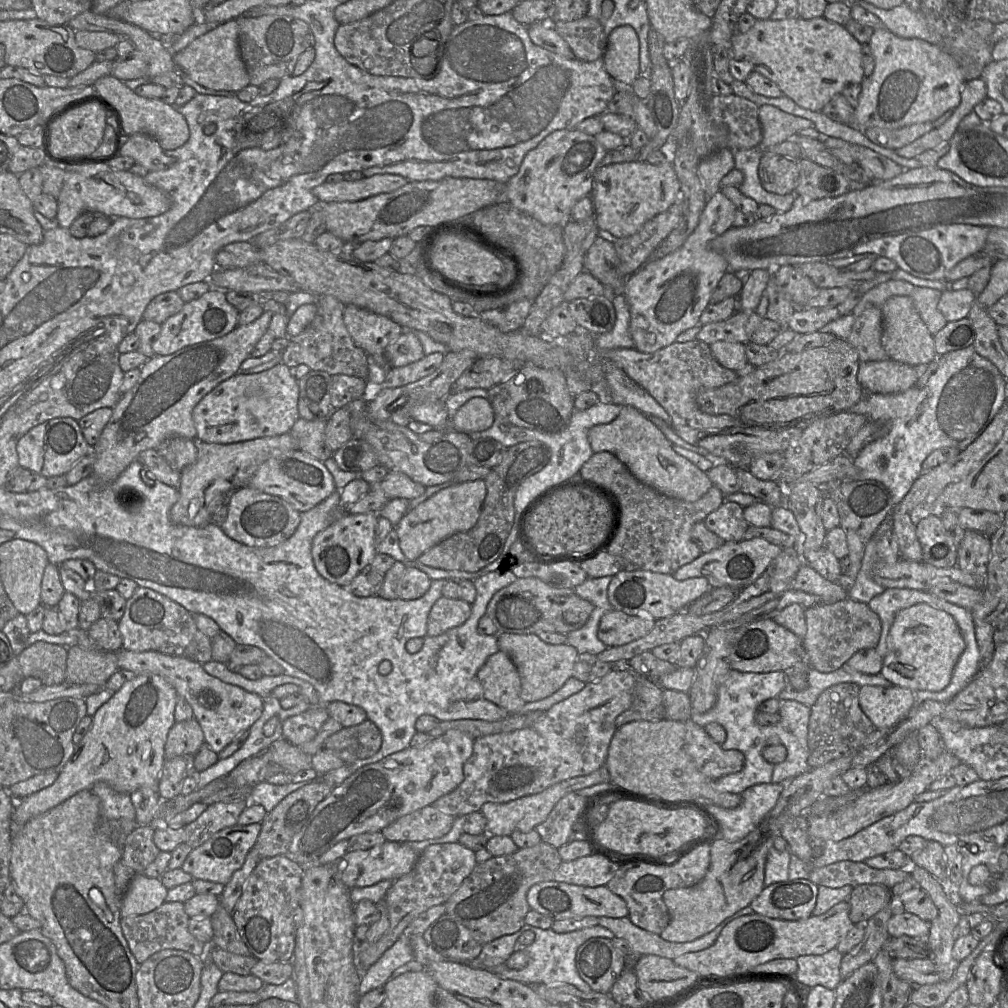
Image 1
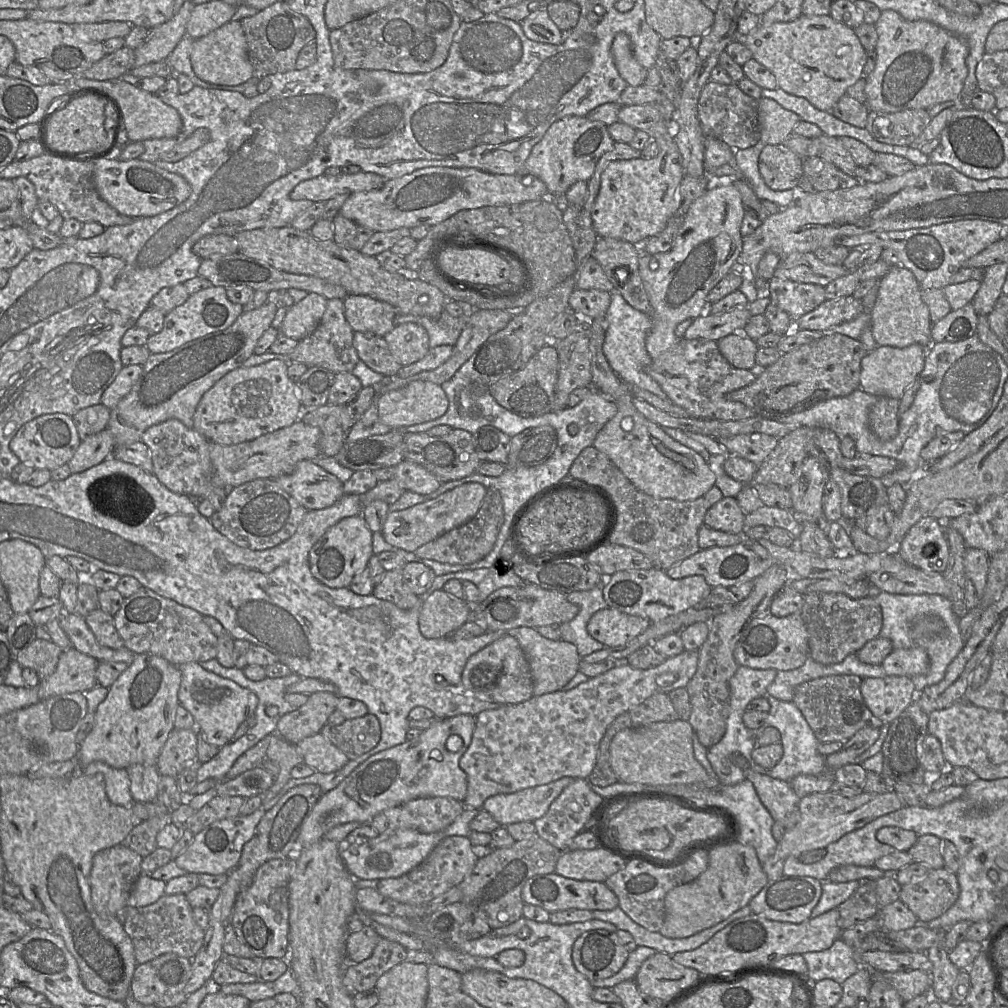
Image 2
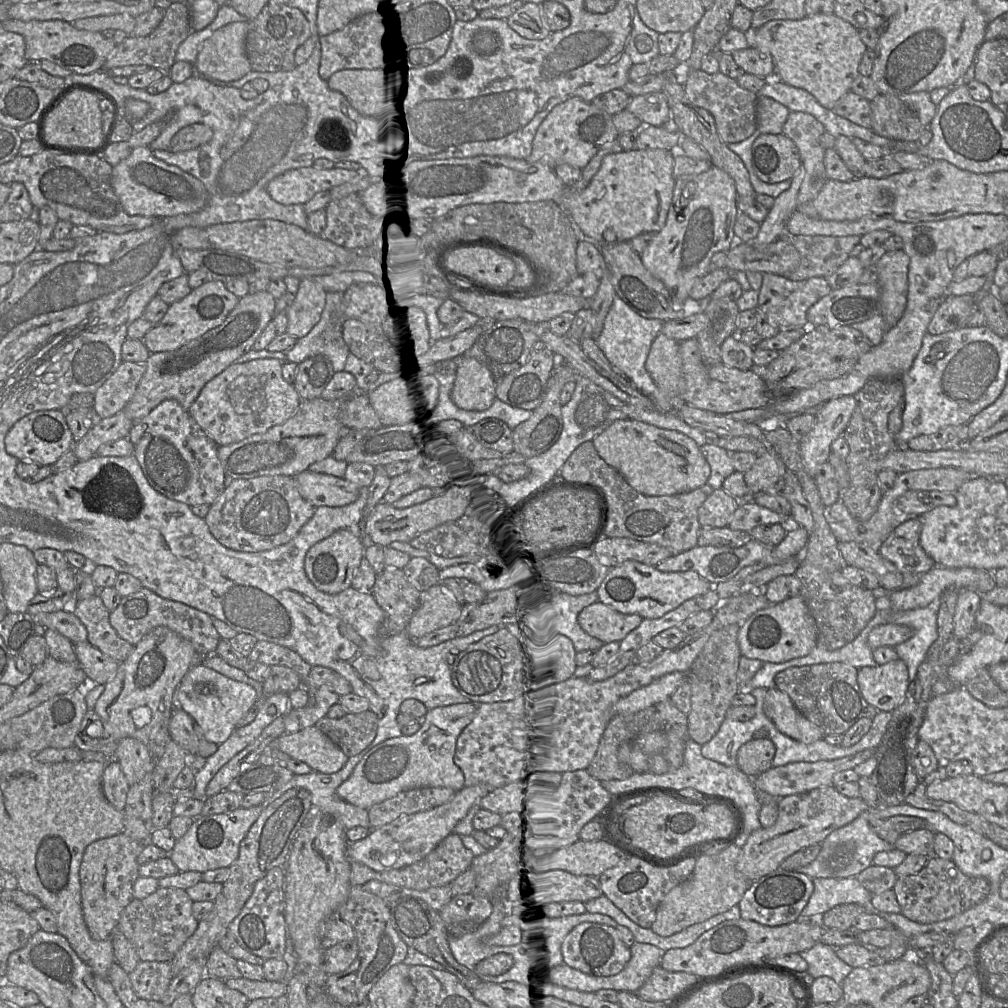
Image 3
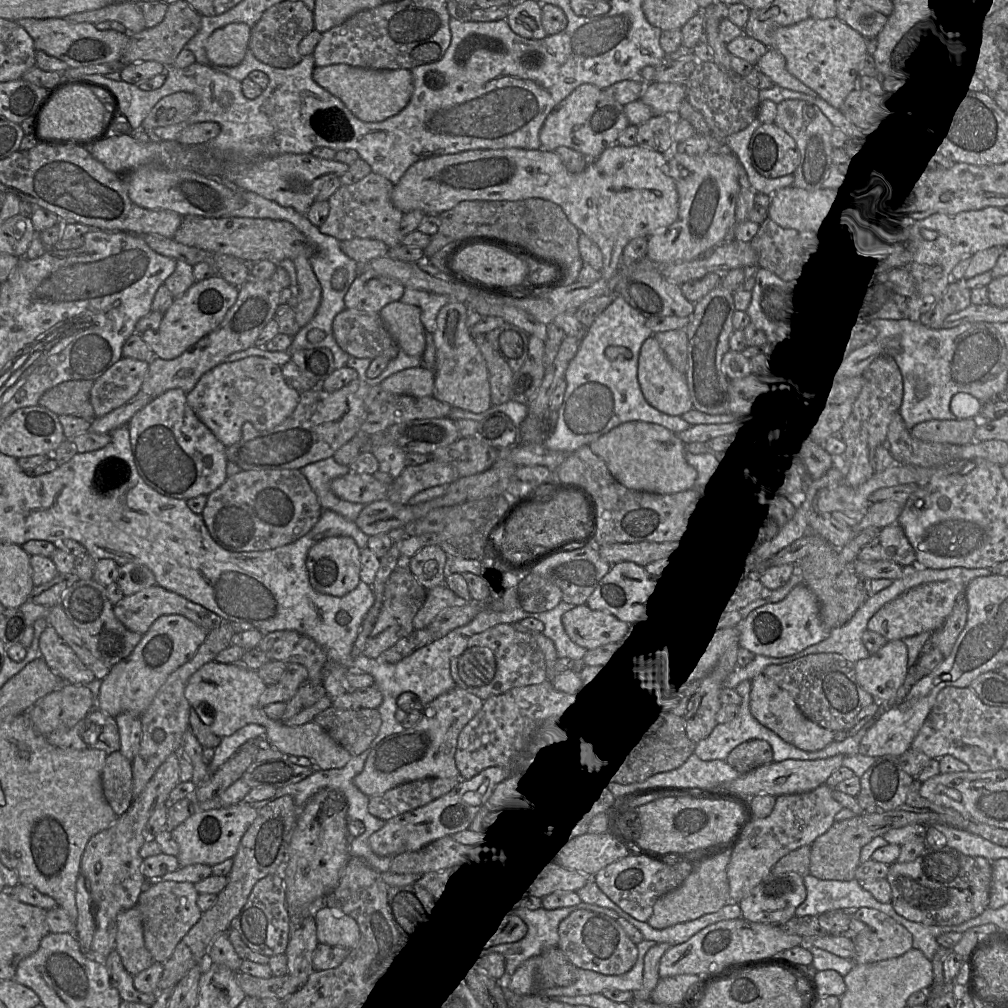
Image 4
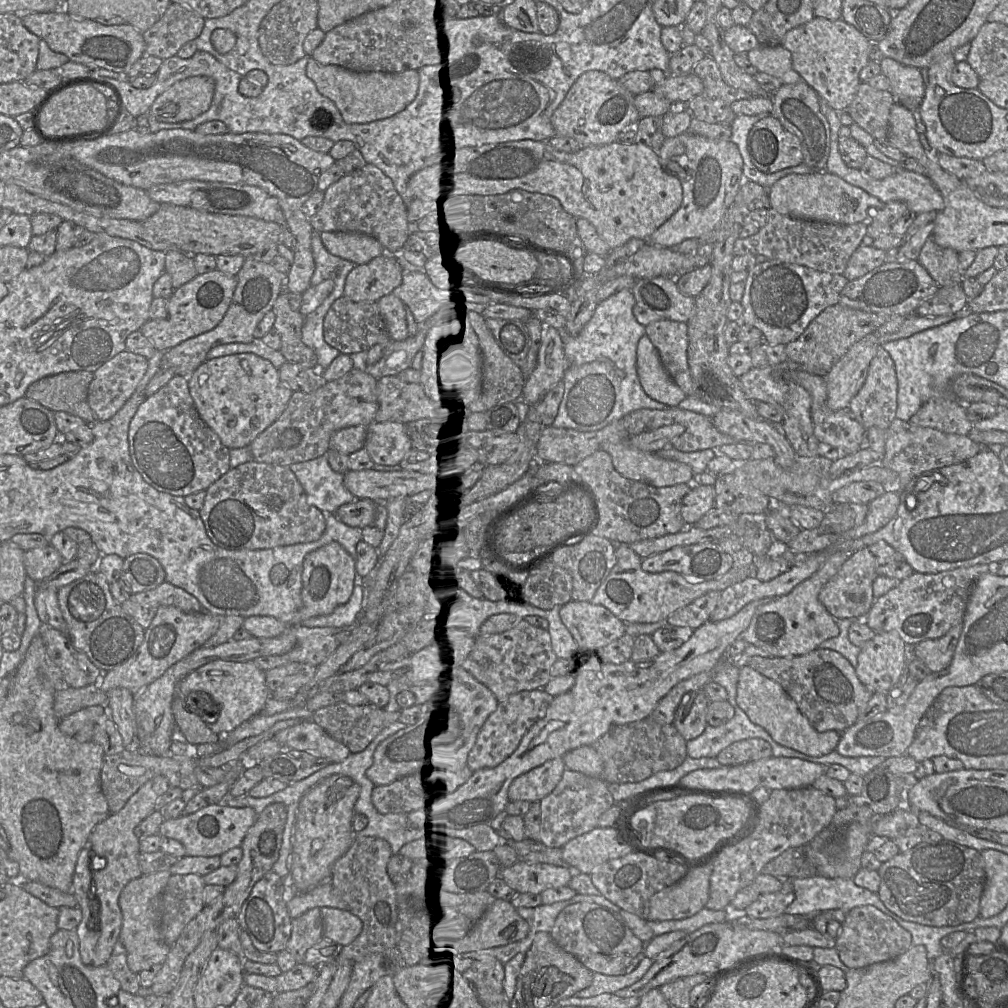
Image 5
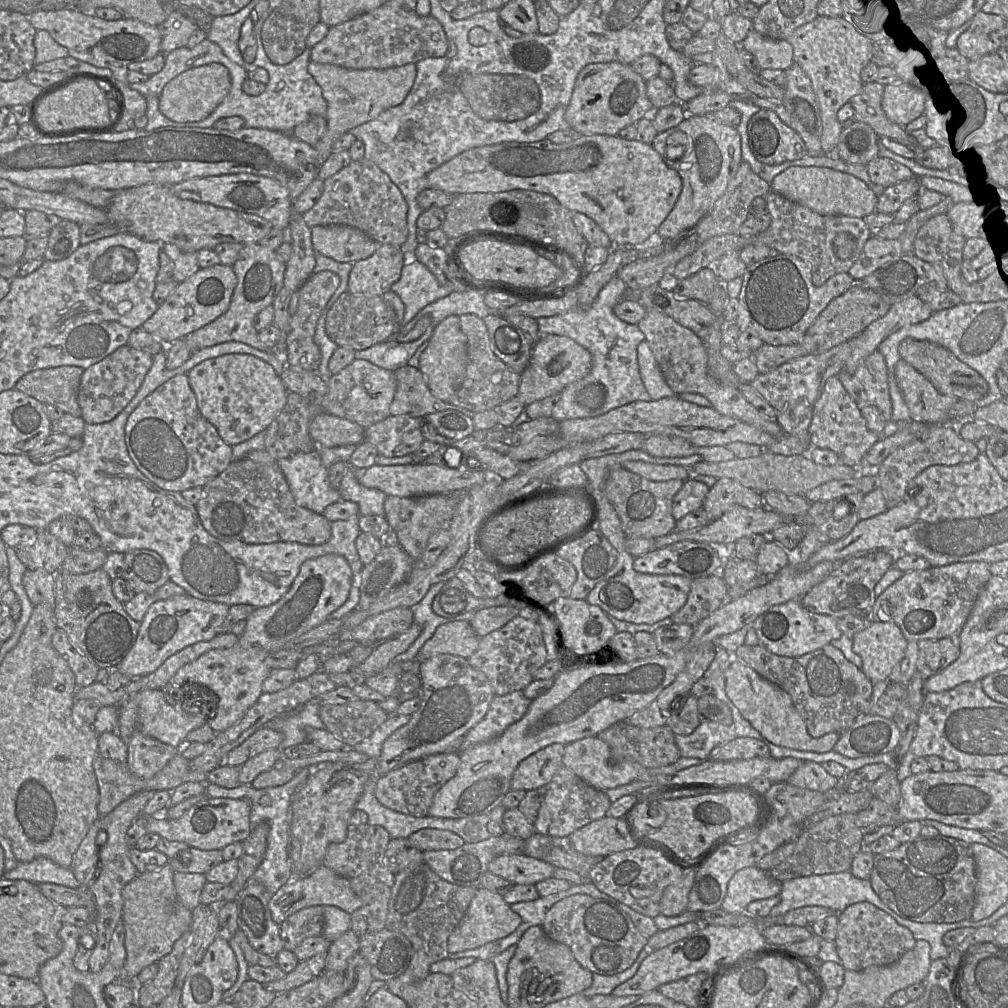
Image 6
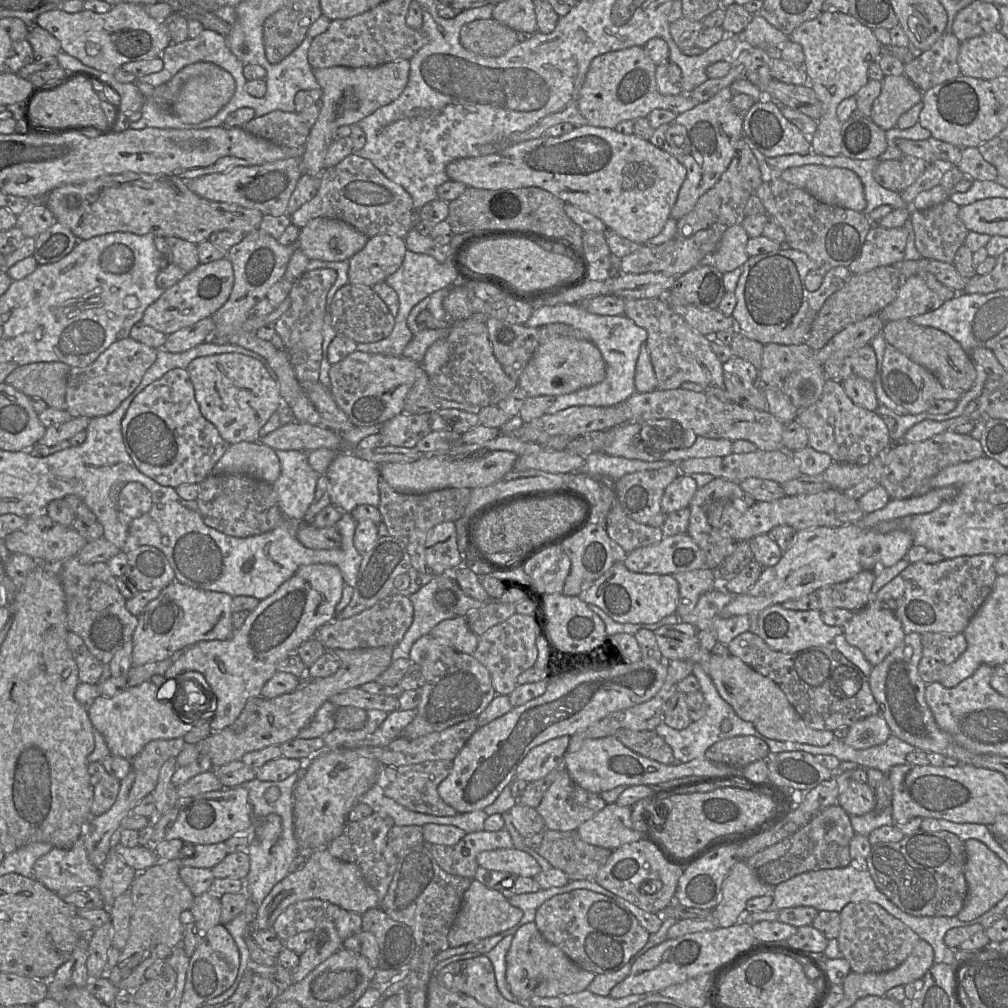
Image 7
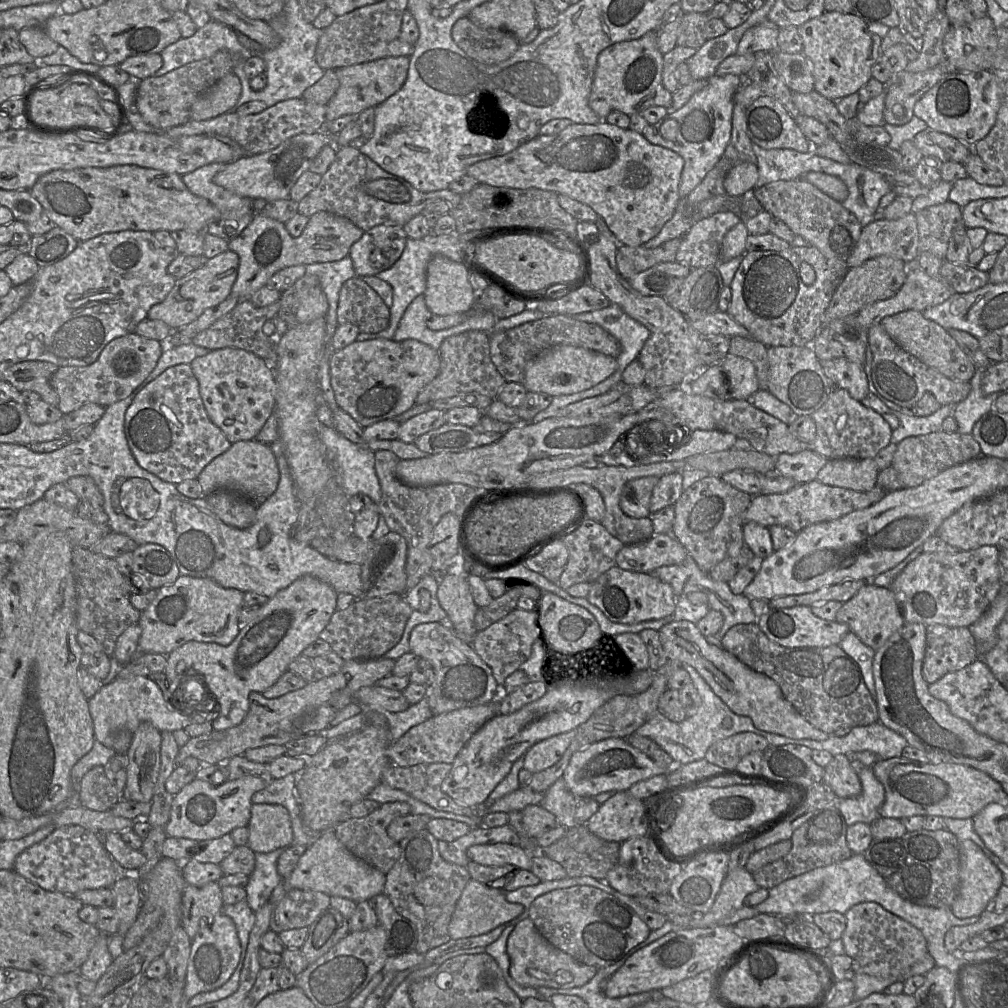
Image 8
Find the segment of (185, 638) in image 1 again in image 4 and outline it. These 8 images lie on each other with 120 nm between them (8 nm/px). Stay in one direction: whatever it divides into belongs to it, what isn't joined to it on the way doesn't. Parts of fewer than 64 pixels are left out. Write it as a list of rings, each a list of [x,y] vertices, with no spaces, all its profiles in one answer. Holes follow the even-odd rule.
[[[159,585],[143,589],[135,594],[125,596],[114,605],[114,613],[116,618],[130,631],[144,635],[153,622],[164,615],[177,614],[189,619],[208,633],[218,627],[223,621],[214,612],[207,608],[194,603],[185,597],[169,591]]]

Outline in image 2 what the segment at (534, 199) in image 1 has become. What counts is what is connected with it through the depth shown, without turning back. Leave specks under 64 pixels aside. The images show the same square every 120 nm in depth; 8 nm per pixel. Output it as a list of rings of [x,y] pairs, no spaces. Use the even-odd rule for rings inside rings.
[[[566,116],[548,128],[516,174],[540,179],[546,185],[548,197],[559,201],[575,182],[587,182],[592,177],[598,160],[613,148],[614,143],[608,126],[603,122],[585,116]]]

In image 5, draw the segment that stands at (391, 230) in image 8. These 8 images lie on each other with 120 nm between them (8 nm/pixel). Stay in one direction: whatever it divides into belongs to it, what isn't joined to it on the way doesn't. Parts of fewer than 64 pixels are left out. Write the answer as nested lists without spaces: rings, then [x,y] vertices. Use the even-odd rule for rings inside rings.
[[[388,252],[366,264],[356,265],[346,277],[344,297],[354,302],[377,302],[402,283],[403,267]]]

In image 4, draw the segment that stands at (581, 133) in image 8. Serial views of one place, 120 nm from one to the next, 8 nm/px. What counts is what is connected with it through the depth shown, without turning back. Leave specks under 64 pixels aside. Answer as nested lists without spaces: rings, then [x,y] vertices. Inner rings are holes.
[[[617,143],[605,149],[580,173],[570,173],[555,151],[521,148],[476,149],[420,160],[412,164],[394,185],[391,199],[402,213],[421,210],[439,215],[467,200],[518,201],[540,198],[560,206],[568,220],[600,249],[603,255],[601,276],[611,279],[620,271],[624,247],[634,238],[649,237],[675,222],[679,213],[679,195],[675,181],[668,175],[667,157],[639,145],[624,147]]]

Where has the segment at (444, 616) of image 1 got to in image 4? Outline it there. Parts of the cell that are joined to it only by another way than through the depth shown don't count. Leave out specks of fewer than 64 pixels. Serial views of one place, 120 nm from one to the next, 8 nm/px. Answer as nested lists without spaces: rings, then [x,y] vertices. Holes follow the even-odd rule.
[[[445,584],[428,590],[424,604],[413,619],[415,630],[425,629],[434,618],[444,609],[455,606],[458,603],[466,603],[460,599]]]

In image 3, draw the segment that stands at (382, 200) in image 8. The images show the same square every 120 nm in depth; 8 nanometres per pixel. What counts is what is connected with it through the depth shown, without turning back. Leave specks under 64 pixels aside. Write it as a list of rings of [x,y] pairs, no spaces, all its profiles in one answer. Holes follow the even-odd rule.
[[[357,193],[331,200],[325,209],[327,225],[322,237],[348,250],[369,246],[389,224],[371,214]]]

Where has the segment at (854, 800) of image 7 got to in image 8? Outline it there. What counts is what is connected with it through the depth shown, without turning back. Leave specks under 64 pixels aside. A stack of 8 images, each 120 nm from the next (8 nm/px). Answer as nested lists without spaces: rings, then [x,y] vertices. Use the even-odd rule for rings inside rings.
[[[844,754],[834,755],[824,767],[822,782],[829,786],[838,798],[856,797],[862,792],[859,776],[854,772]]]

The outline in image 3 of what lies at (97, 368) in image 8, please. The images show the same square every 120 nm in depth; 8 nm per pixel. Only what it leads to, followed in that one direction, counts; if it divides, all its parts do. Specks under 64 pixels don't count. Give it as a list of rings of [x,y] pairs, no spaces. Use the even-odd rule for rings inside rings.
[[[122,361],[117,370],[95,391],[93,408],[103,419],[122,411],[133,397],[146,371],[146,363]]]

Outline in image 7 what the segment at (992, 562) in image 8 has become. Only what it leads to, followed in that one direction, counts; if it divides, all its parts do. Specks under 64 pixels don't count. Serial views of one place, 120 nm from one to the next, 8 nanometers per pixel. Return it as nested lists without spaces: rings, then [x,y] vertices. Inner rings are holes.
[[[979,554],[943,559],[936,563],[919,561],[909,565],[886,583],[873,596],[873,602],[883,609],[893,611],[902,623],[904,632],[959,633],[963,632],[972,617],[989,596],[998,574],[994,565],[997,556]]]

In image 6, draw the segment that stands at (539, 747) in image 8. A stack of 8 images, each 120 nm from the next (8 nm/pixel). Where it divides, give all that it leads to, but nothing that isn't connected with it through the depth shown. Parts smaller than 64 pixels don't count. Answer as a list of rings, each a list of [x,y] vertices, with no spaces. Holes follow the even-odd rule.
[[[565,745],[546,746],[520,762],[511,779],[511,790],[529,791],[546,786],[562,764]]]

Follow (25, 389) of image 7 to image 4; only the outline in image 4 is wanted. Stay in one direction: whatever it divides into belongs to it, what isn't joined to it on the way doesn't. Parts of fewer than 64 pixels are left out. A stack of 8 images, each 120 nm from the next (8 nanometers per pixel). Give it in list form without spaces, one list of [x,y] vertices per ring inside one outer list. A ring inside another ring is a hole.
[[[70,380],[47,390],[39,399],[38,405],[44,406],[57,415],[70,415],[88,422],[96,419],[90,402],[93,381]]]

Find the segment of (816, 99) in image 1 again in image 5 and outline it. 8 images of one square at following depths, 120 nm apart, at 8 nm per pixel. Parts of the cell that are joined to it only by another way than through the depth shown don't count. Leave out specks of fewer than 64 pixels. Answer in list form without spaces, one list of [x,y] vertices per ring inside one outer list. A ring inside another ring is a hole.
[[[814,17],[811,21],[788,31],[781,45],[792,54],[792,65],[828,105],[843,112],[852,103],[861,84],[860,72],[869,59],[869,39],[842,18],[830,20]]]

